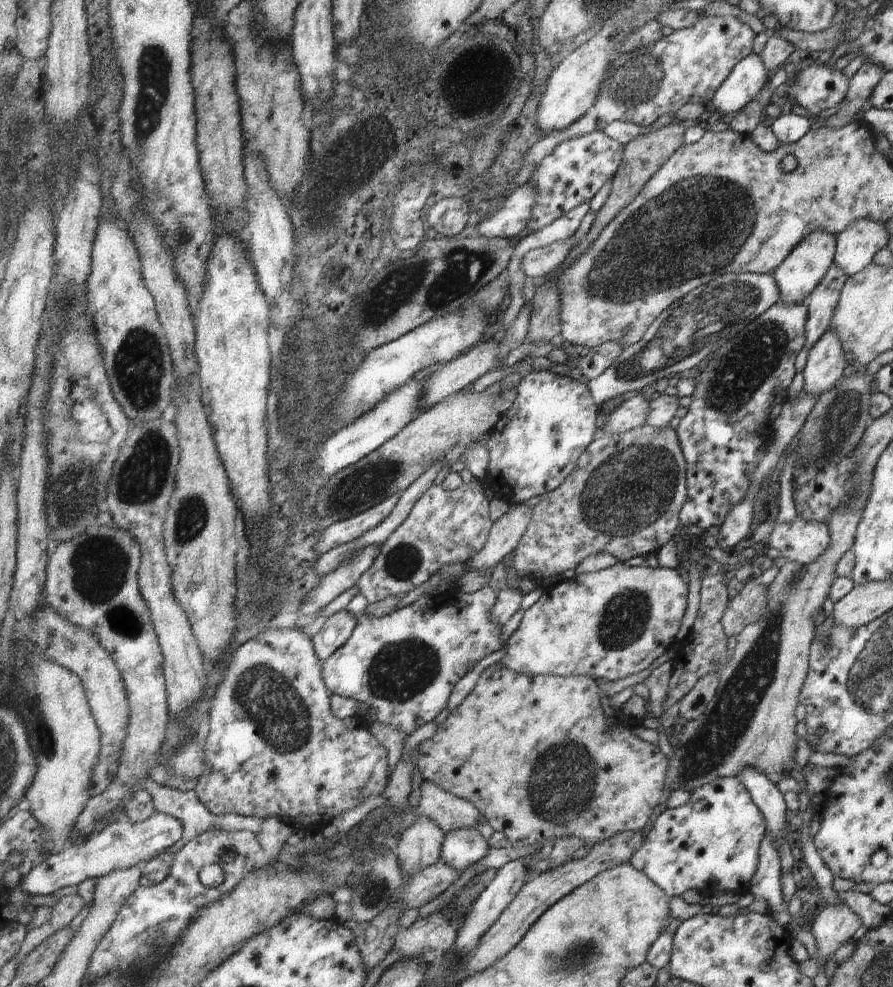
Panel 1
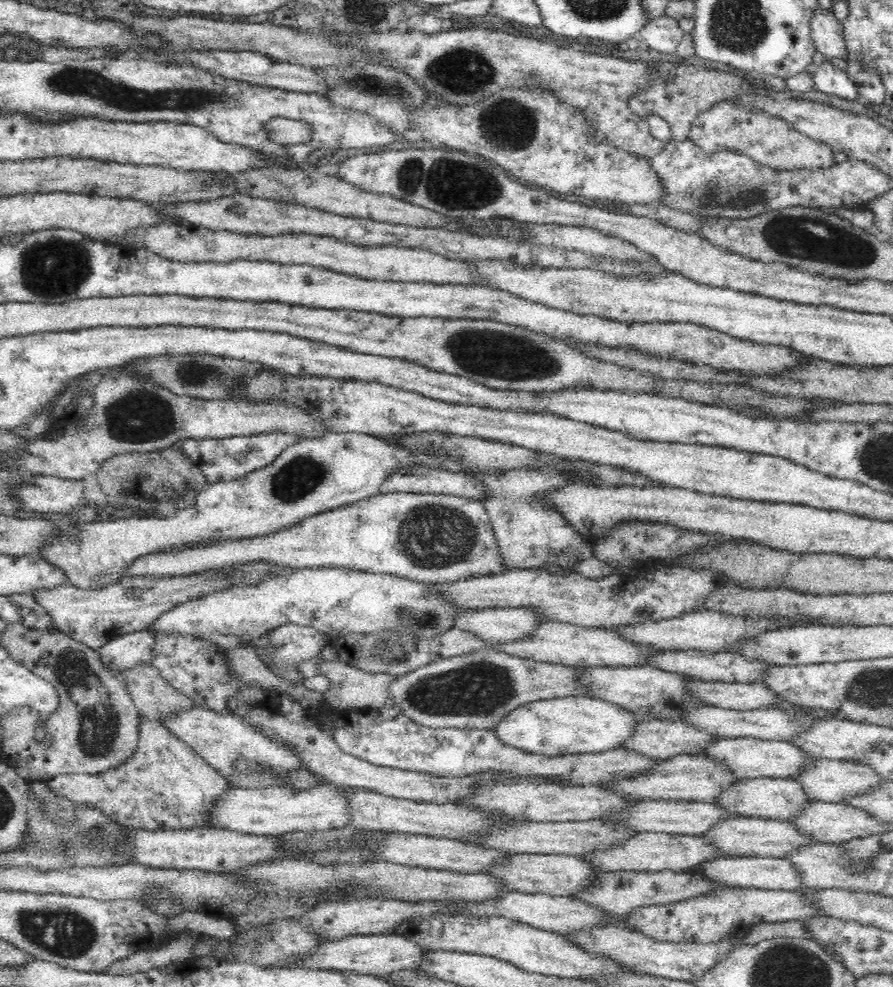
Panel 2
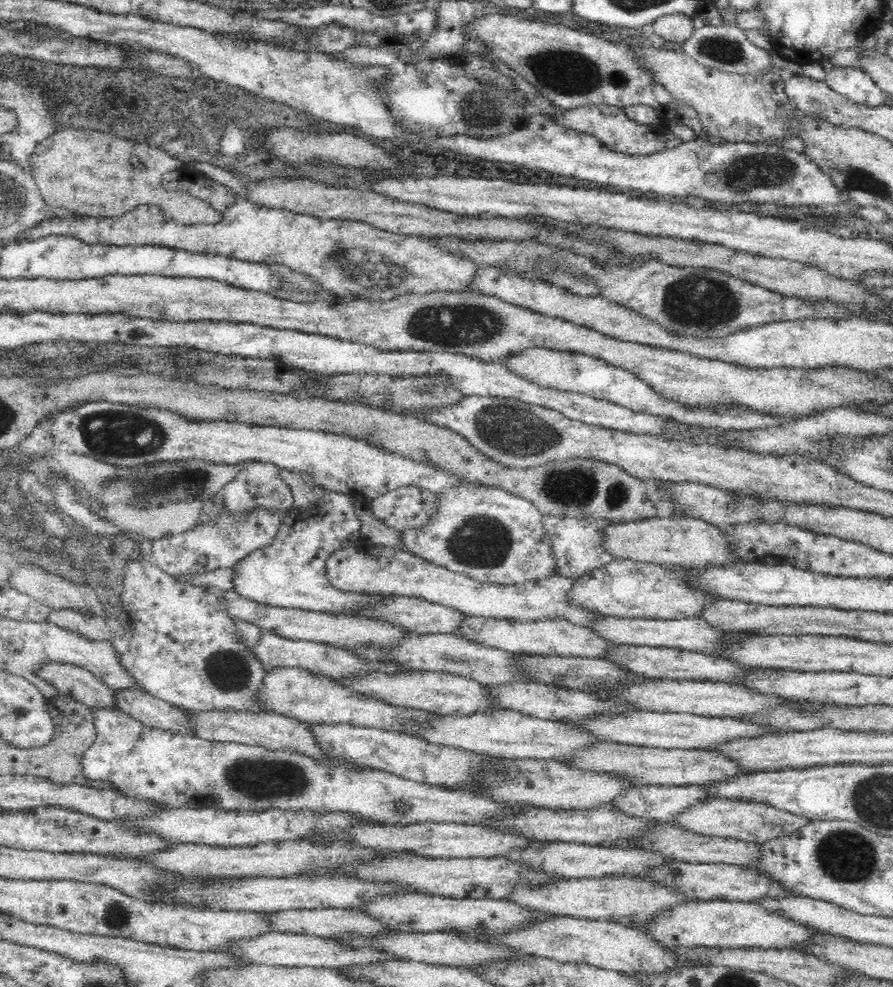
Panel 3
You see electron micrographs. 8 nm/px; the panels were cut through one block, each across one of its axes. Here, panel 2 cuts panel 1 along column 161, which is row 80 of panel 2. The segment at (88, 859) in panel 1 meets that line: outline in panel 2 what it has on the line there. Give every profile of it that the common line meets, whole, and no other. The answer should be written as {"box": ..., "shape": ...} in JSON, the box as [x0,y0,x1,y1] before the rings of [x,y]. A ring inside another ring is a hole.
{"box":[813,60,858,100],"shape":[[[829,60],[823,62],[815,70],[813,79],[816,83],[815,88],[819,92],[845,98],[846,100],[858,100],[858,90],[856,90],[854,80],[848,76],[846,71],[832,65]]]}

